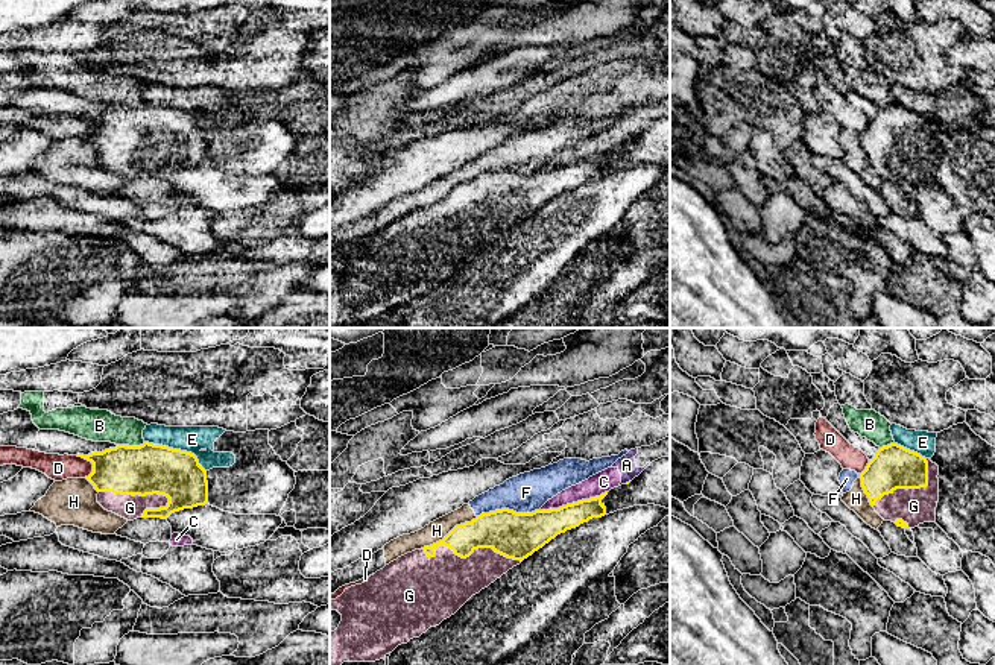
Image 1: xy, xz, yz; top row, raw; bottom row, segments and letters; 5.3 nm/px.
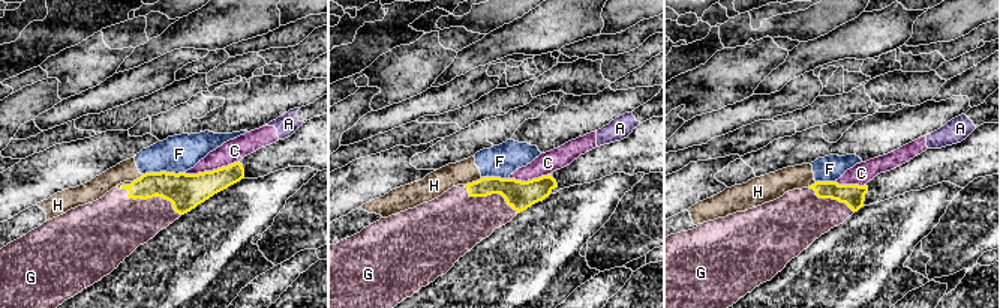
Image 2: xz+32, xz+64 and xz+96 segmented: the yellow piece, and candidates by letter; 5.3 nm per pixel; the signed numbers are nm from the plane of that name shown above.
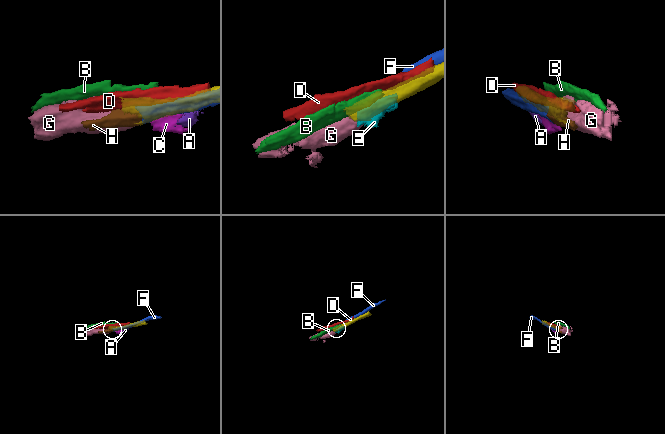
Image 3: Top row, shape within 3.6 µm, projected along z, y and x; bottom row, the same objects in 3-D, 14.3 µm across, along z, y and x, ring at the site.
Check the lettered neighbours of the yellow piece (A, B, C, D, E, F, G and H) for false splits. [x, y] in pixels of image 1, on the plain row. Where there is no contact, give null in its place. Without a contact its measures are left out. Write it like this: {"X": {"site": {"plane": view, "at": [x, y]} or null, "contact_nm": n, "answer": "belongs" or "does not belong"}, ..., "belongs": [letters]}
{"A": {"site": {"plane": "xz", "at": [626, 143]}, "contact_nm": 40, "answer": "does not belong"}, "B": {"site": {"plane": "xy", "at": [131, 107]}, "contact_nm": 150, "answer": "does not belong"}, "C": {"site": {"plane": "xz", "at": [573, 163]}, "contact_nm": 380, "answer": "does not belong"}, "D": {"site": {"plane": "xy", "at": [91, 122]}, "contact_nm": 130, "answer": "does not belong"}, "E": {"site": {"plane": "xy", "at": [178, 110]}, "contact_nm": 360, "answer": "does not belong"}, "F": {"site": {"plane": "xz", "at": [508, 169]}, "contact_nm": 340, "answer": "does not belong"}, "G": {"site": {"plane": "xz", "at": [470, 214]}, "contact_nm": 550, "answer": "belongs"}, "H": {"site": {"plane": "xz", "at": [451, 190]}, "contact_nm": 340, "answer": "does not belong"}, "belongs": ["G"]}

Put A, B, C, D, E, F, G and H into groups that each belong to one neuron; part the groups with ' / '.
A C / B / D / E / F H / G

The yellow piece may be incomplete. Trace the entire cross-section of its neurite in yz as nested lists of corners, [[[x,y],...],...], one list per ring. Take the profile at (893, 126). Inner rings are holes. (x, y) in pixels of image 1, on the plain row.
[[[898,103],[877,111],[860,134],[870,165],[902,188],[936,182],[939,126]]]

